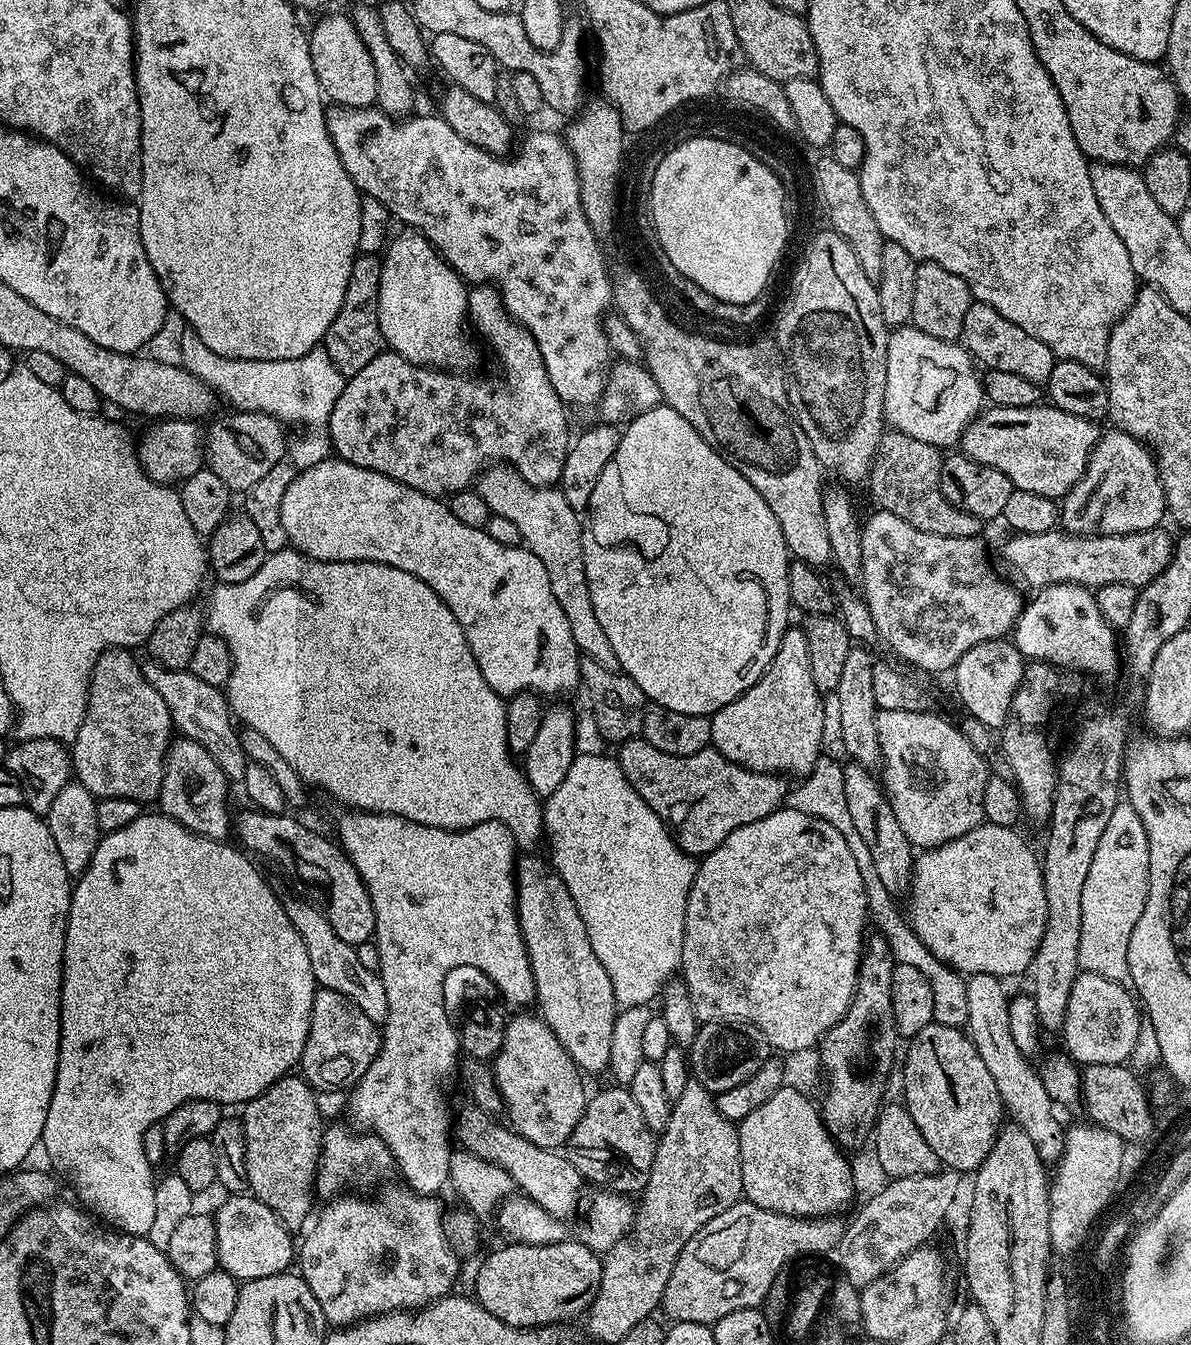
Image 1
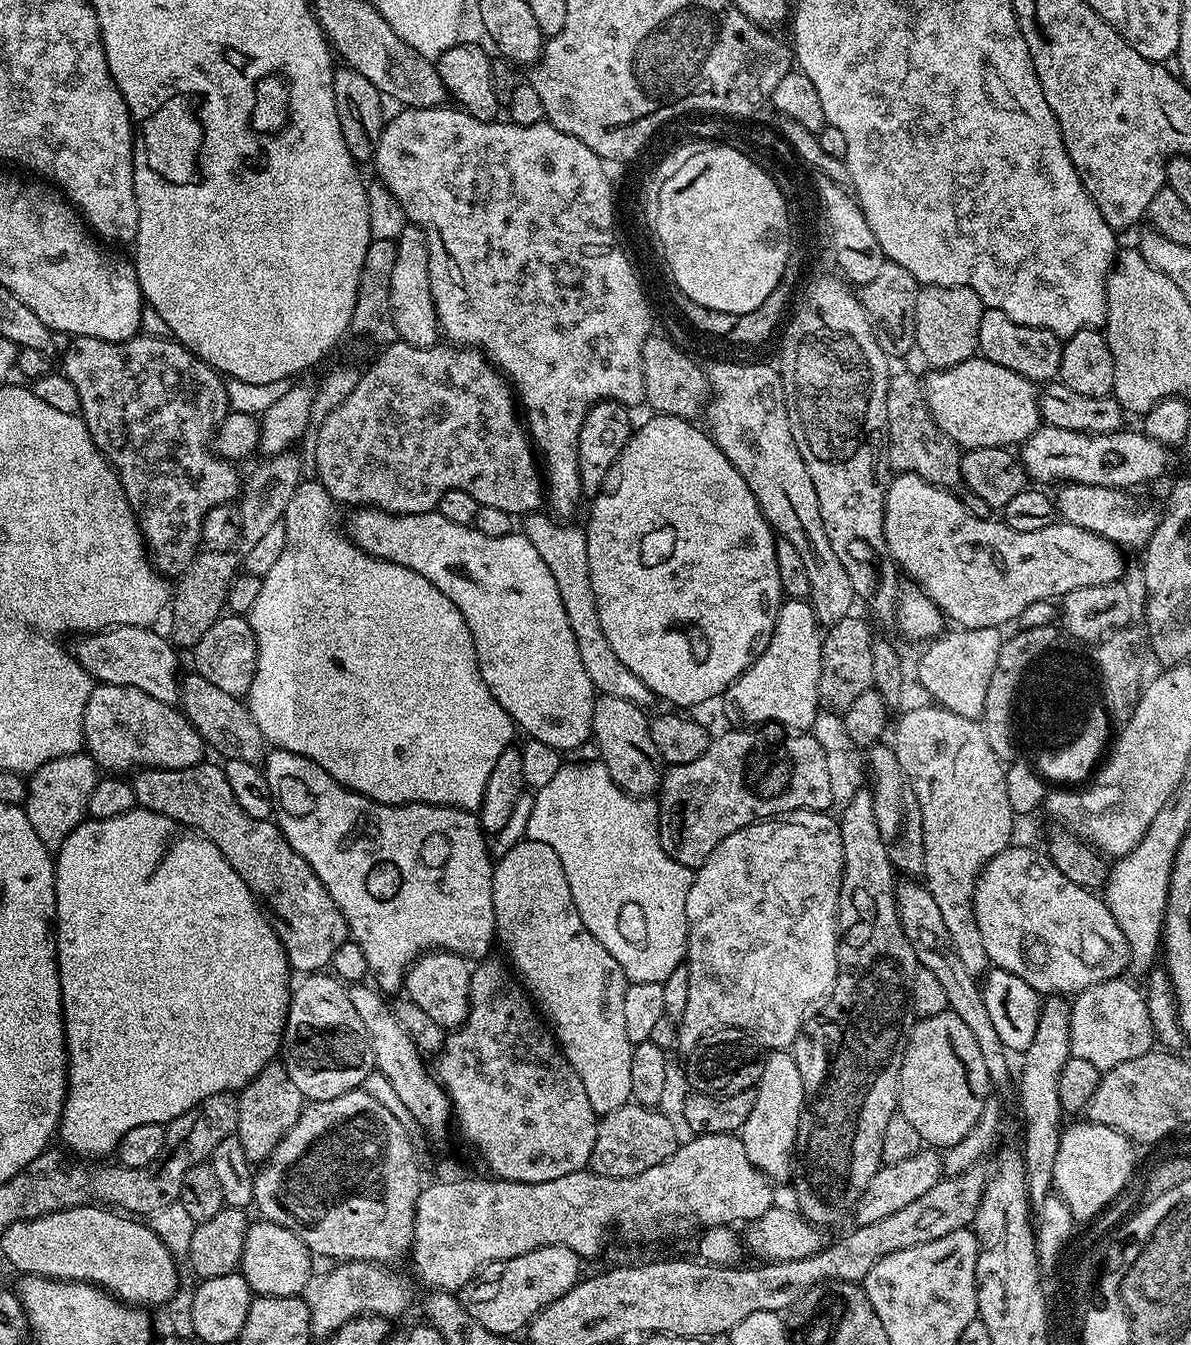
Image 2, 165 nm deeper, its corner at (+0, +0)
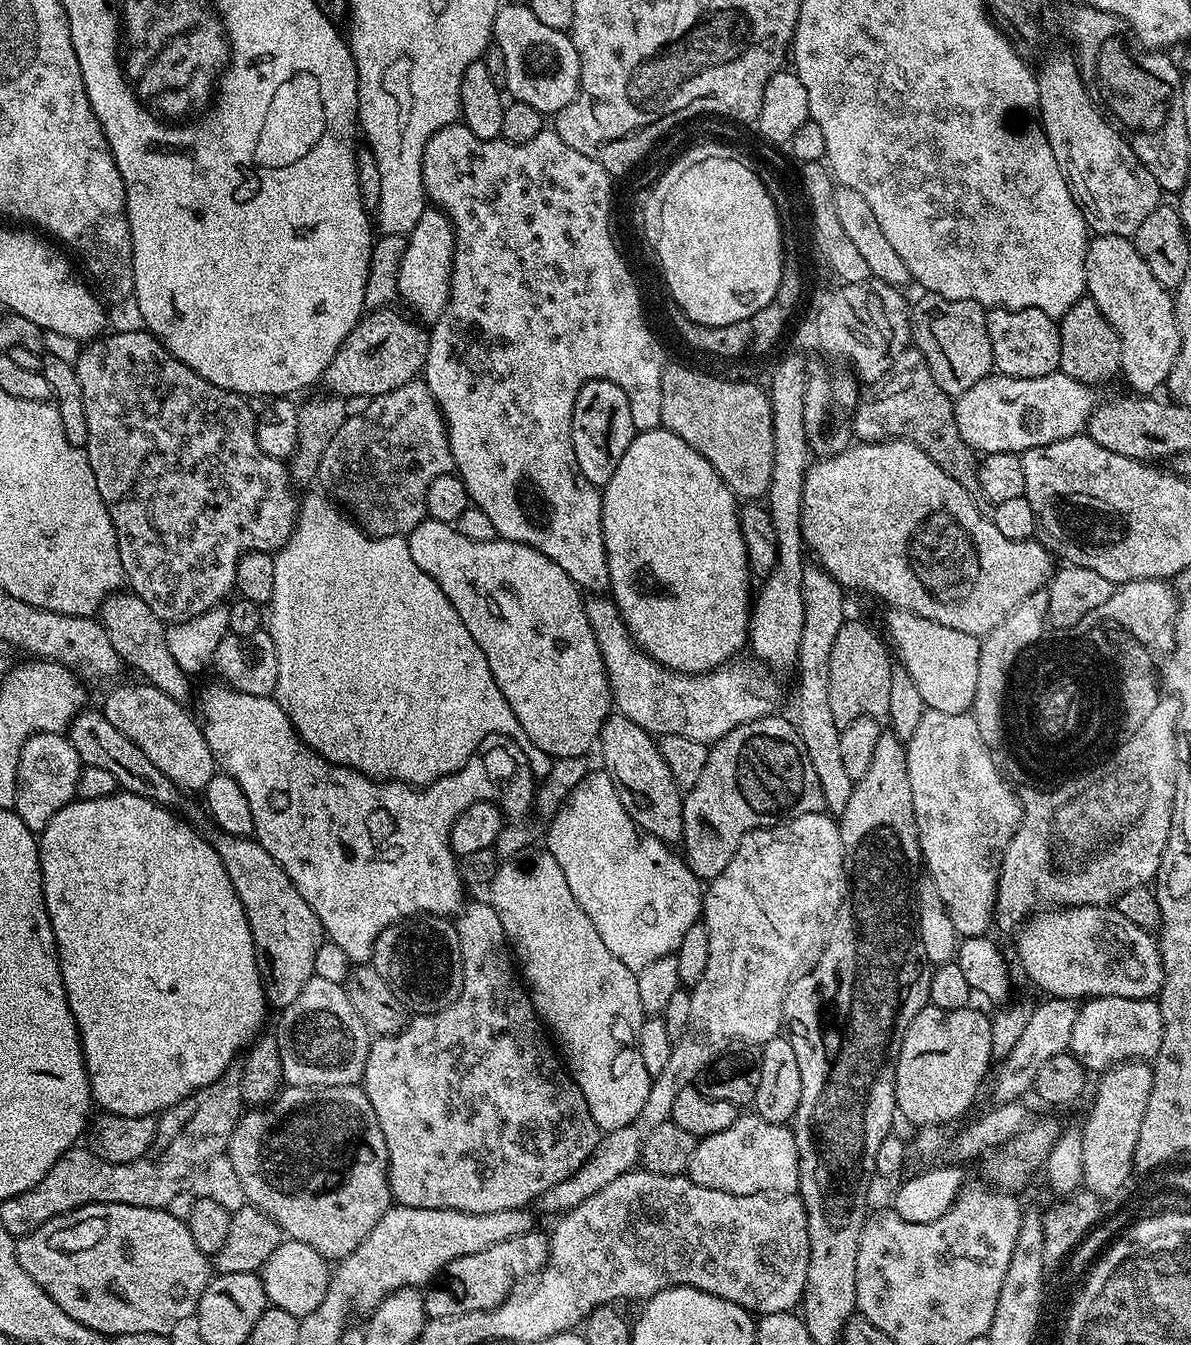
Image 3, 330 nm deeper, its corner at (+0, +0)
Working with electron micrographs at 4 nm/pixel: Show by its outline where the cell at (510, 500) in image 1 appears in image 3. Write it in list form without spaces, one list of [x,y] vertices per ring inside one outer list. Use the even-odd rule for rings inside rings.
[[[596,594],[585,599],[584,609],[602,654],[615,711],[629,716],[653,737],[682,734],[682,738],[715,742],[730,734],[730,730],[739,724],[757,720],[779,709],[776,707],[780,704],[780,688],[767,676],[767,671],[759,672],[736,658],[709,672],[675,672],[636,647],[616,604],[607,595]]]

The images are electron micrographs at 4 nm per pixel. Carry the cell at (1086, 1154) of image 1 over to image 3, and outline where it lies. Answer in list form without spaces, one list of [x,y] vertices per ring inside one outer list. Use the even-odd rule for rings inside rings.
[[[1139,1060],[1114,1064],[1099,1080],[1092,1113],[1089,1114],[1088,1121],[1082,1124],[1082,1170],[1087,1171],[1088,1182],[1092,1188],[1106,1194],[1116,1189],[1120,1181],[1124,1180],[1145,1097],[1150,1096],[1152,1089],[1152,1064]]]

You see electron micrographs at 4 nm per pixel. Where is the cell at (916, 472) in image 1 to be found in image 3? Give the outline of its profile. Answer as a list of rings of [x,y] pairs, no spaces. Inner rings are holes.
[[[915,346],[905,348],[903,354],[893,360],[890,370],[886,370],[882,379],[875,381],[871,388],[872,392],[865,391],[861,395],[856,413],[852,416],[852,431],[855,439],[866,444],[878,444],[881,440],[905,440],[918,446],[918,450],[926,453],[939,468],[950,474],[950,478],[954,478],[954,482],[958,482],[958,486],[962,486],[962,490],[966,490],[966,494],[970,494],[974,506],[978,506],[982,515],[991,517],[994,505],[988,501],[986,494],[982,494],[982,486],[978,486],[977,453],[973,452],[970,445],[964,441],[962,434],[958,434],[953,397],[948,396],[946,390],[938,386],[938,382],[934,382],[932,371],[928,369],[924,355]]]

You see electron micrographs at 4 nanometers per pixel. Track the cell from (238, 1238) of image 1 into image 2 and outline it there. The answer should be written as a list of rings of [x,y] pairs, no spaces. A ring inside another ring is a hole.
[[[275,1220],[257,1221],[248,1226],[238,1269],[240,1275],[246,1278],[256,1296],[300,1296],[312,1276],[312,1253],[295,1234]]]

